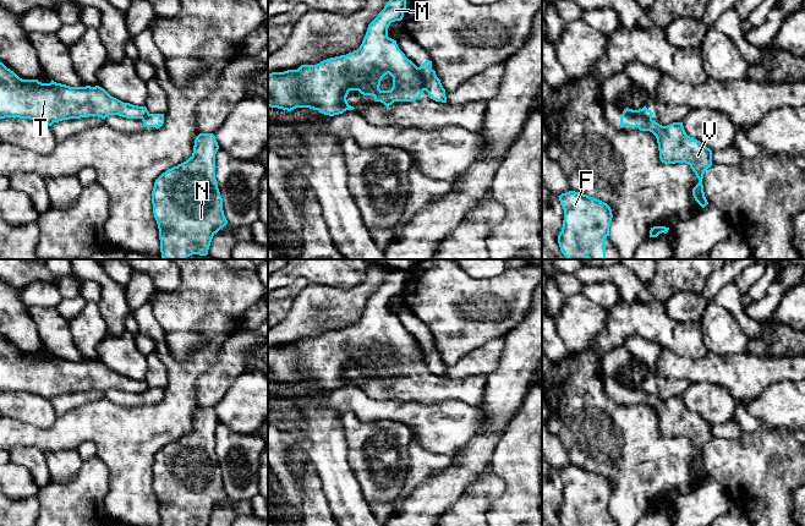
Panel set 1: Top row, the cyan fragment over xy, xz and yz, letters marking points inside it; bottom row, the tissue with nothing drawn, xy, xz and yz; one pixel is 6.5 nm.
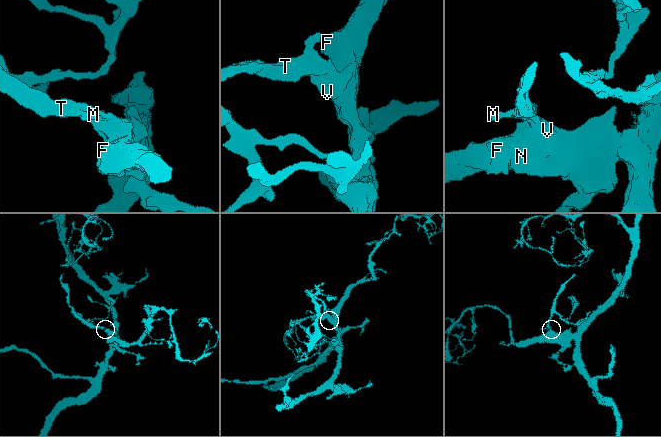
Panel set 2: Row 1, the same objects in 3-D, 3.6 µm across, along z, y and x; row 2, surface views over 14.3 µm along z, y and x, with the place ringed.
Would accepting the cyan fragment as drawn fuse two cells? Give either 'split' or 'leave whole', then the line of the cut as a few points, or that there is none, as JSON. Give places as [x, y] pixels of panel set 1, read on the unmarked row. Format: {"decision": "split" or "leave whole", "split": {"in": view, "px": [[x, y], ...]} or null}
{"decision": "split", "split": {"in": "yz", "px": [[624, 384], [651, 393]]}}

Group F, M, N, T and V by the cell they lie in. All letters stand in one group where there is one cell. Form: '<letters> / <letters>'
F N V / M T

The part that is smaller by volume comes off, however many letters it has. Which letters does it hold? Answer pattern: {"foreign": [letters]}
{"foreign": ["M", "T"]}

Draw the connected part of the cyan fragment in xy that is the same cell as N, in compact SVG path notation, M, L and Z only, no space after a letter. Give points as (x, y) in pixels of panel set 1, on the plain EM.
M199 407L192 429L155 454L152 478L159 503L160 526L208 526L213 510L228 498L215 453L218 423L213 407Z

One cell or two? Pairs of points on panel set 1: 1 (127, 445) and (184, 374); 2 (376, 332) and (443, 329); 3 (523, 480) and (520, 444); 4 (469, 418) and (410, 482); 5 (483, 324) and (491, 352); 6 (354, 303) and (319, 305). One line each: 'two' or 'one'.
1: one
2: two
3: one
4: two
5: two
6: one

